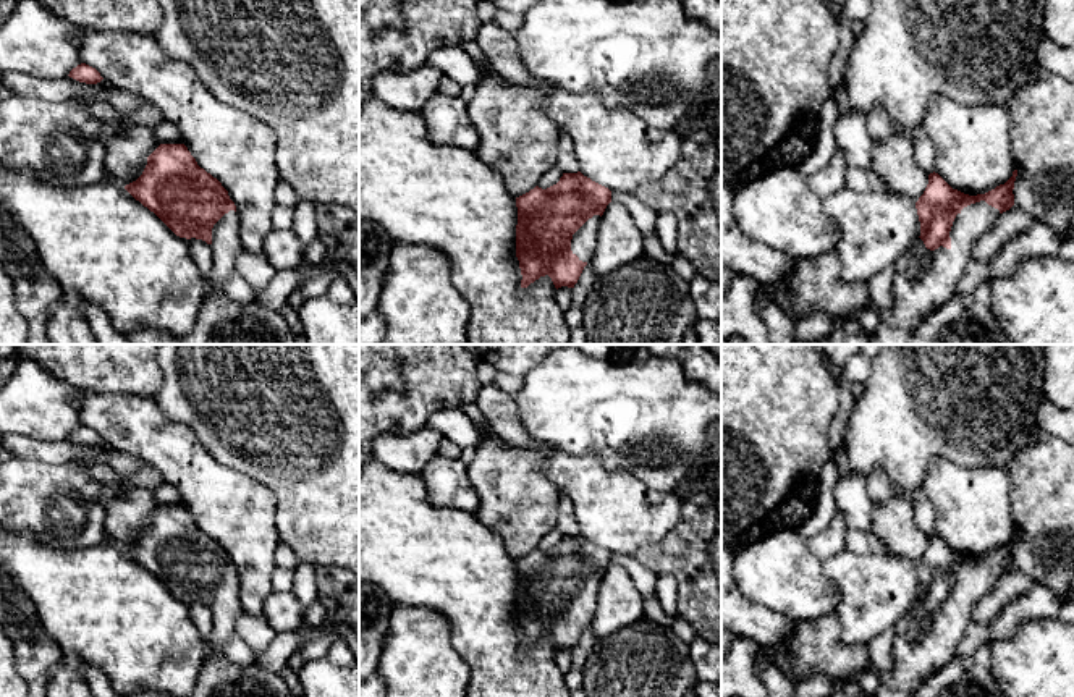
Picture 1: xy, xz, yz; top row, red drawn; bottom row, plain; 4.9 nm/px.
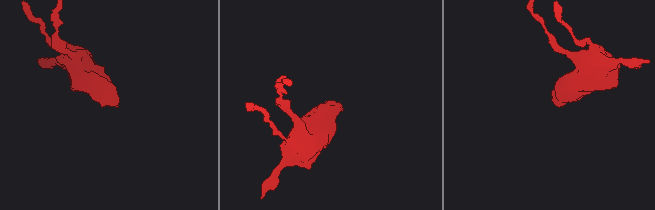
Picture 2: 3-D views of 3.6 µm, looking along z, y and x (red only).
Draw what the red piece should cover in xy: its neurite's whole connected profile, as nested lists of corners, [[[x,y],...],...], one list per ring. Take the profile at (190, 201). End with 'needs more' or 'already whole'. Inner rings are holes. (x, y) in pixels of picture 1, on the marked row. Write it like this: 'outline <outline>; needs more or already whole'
outline [[[160,144],[149,157],[142,175],[125,189],[154,212],[176,236],[202,239],[212,246],[209,291],[222,291],[236,272],[236,256],[244,251],[239,236],[239,215],[222,183],[201,168],[184,144]]]; needs more

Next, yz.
outline [[[1017,170],[1004,184],[985,194],[969,196],[953,189],[938,173],[928,175],[928,184],[915,202],[920,236],[894,264],[893,306],[877,309],[882,320],[869,344],[907,344],[919,325],[953,298],[970,260],[974,243],[996,223],[1003,212],[1014,205],[1016,176]]]; needs more

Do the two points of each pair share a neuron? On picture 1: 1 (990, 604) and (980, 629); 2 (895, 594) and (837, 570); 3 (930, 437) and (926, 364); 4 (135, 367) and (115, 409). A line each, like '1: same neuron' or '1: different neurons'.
1: different neurons
2: same neuron
3: same neuron
4: different neurons

